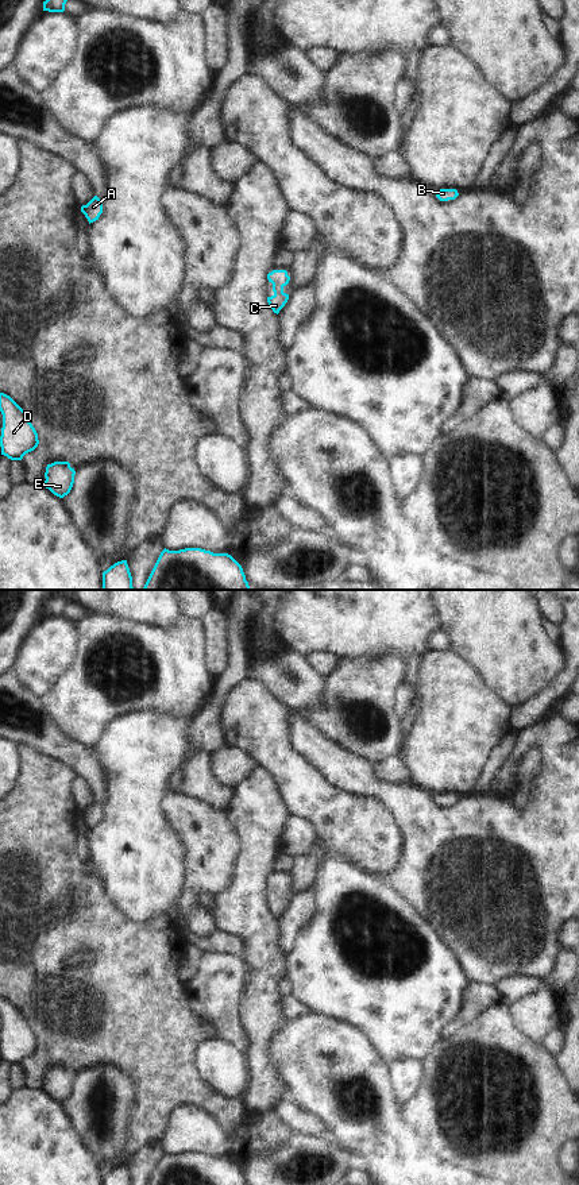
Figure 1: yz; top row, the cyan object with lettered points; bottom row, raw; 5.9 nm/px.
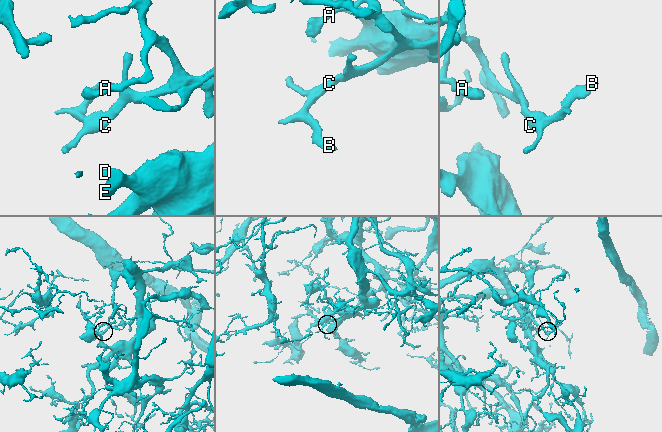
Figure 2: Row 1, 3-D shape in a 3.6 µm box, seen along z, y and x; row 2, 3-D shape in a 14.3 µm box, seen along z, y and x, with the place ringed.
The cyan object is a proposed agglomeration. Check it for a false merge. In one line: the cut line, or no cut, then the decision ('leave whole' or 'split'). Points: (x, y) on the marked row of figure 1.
no cut; leave whole

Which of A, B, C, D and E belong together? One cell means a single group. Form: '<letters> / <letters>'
A B C D E

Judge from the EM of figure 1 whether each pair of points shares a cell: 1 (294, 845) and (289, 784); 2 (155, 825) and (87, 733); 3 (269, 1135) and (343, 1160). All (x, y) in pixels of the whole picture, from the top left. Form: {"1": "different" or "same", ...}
{"1": "different", "2": "different", "3": "different"}

